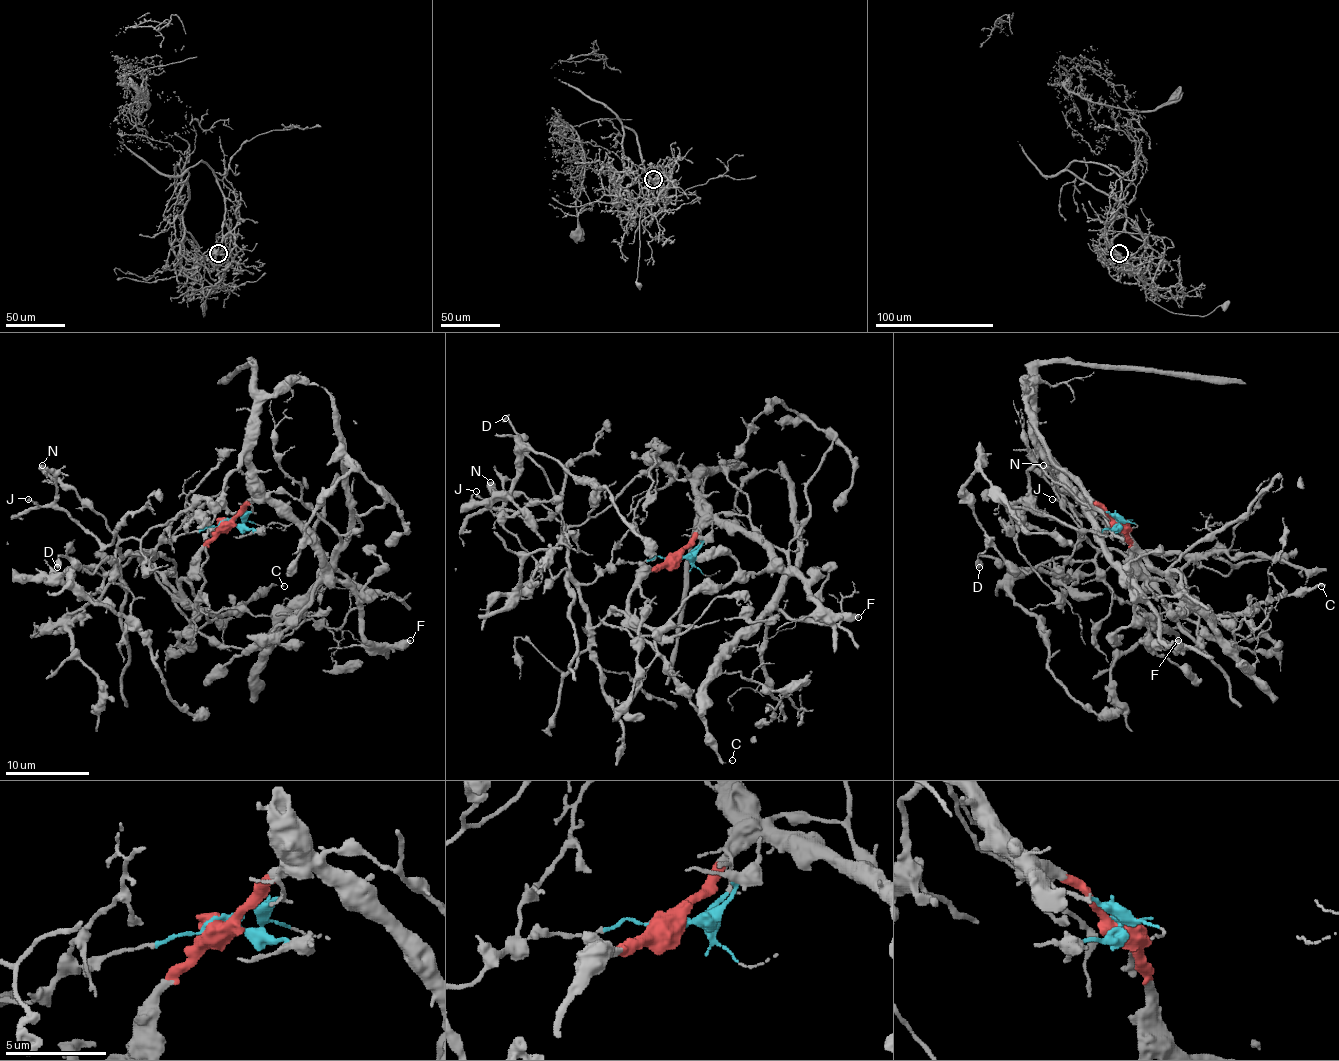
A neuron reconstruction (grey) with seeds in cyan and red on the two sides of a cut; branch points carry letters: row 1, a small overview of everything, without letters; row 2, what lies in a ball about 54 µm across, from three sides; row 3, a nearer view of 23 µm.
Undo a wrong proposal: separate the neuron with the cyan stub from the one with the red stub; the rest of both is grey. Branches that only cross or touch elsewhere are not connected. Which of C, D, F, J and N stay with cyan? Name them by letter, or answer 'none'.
D, J, N

